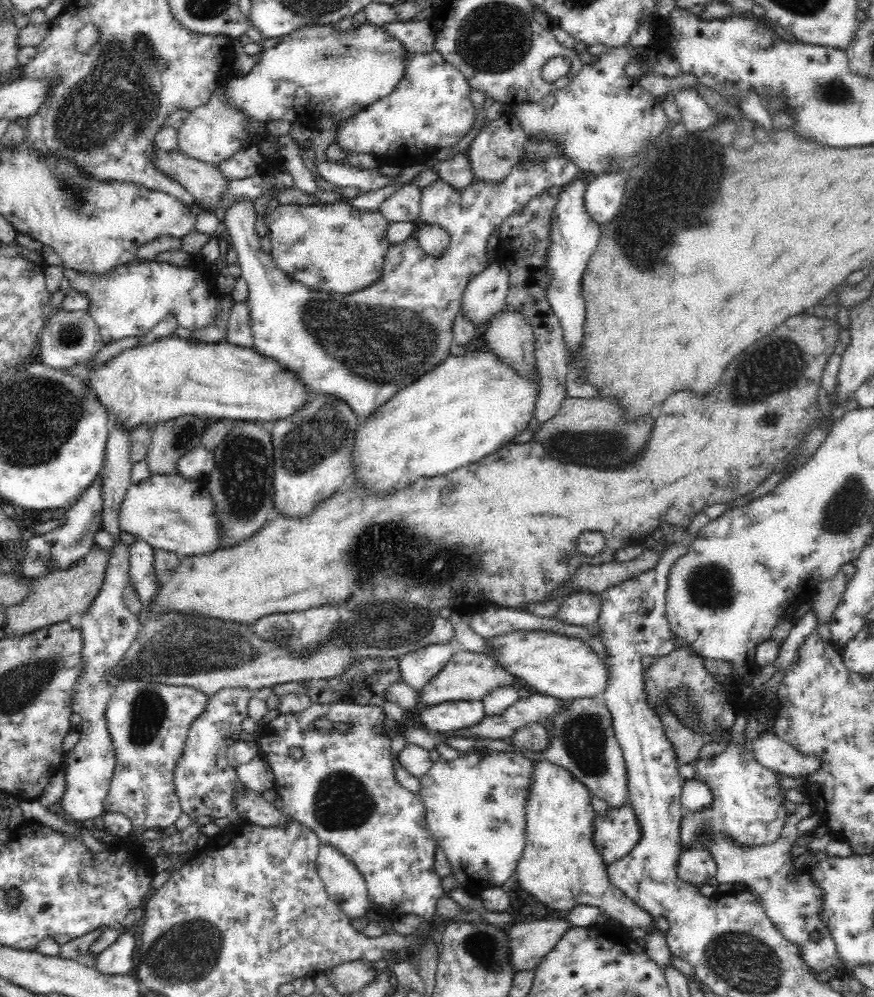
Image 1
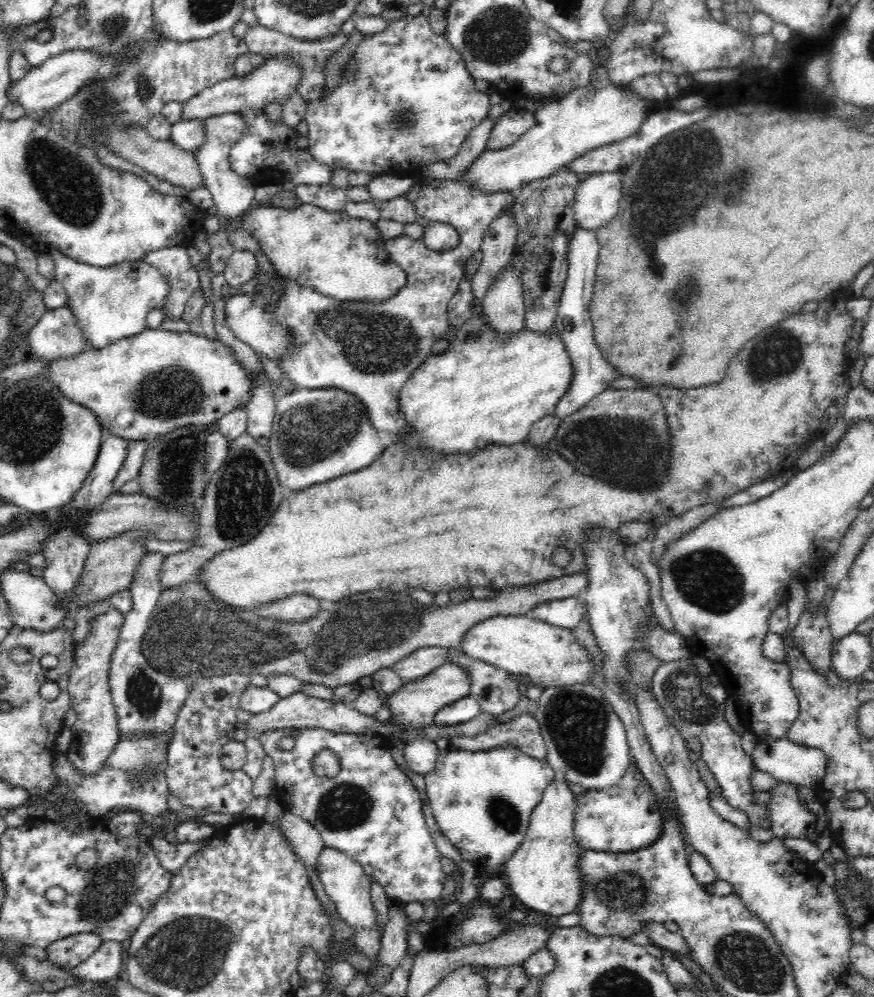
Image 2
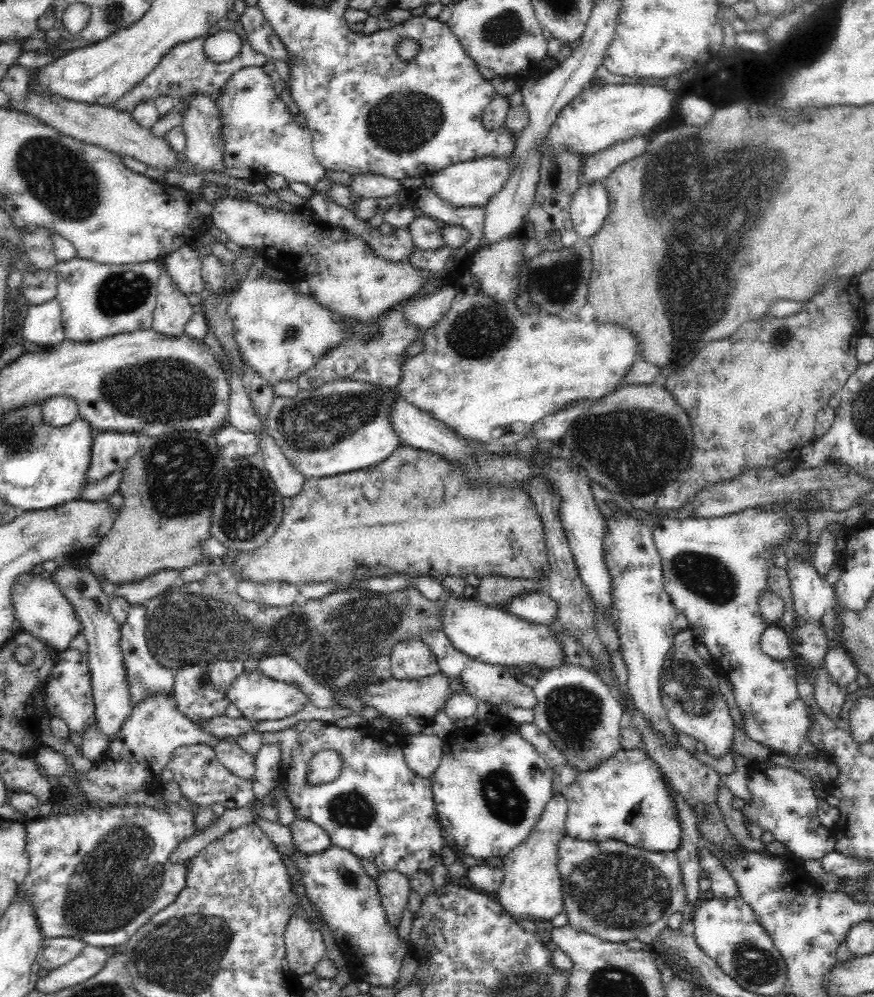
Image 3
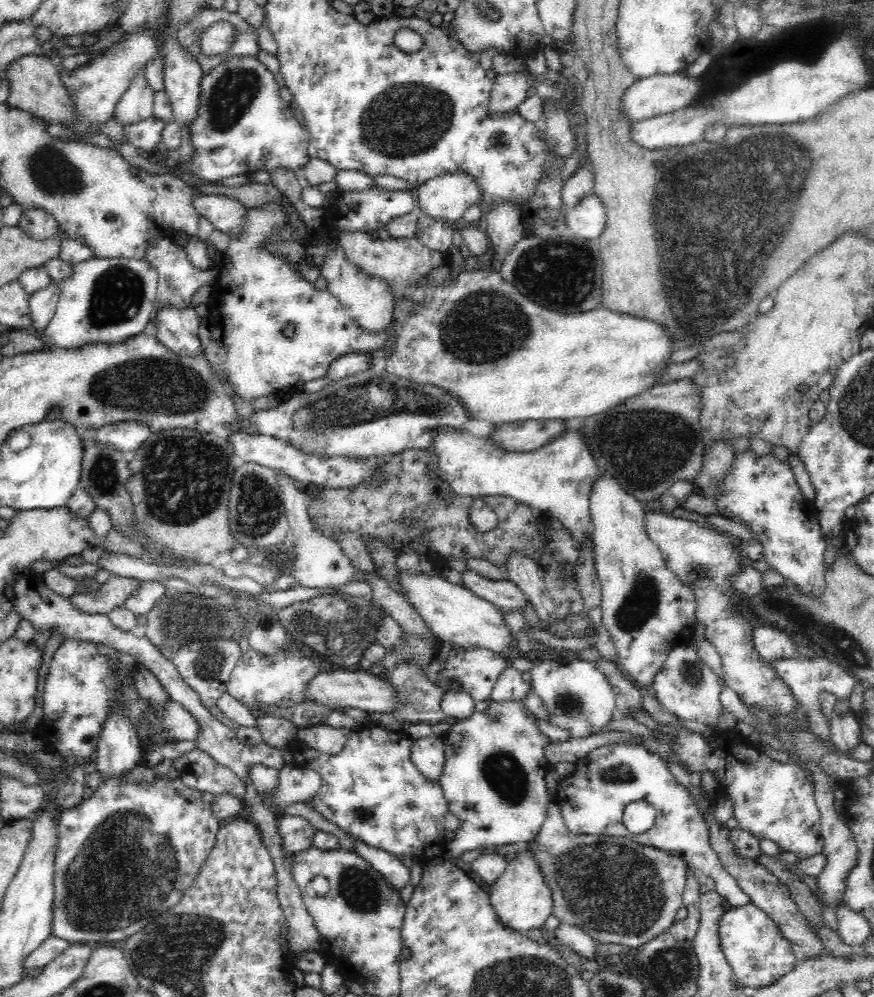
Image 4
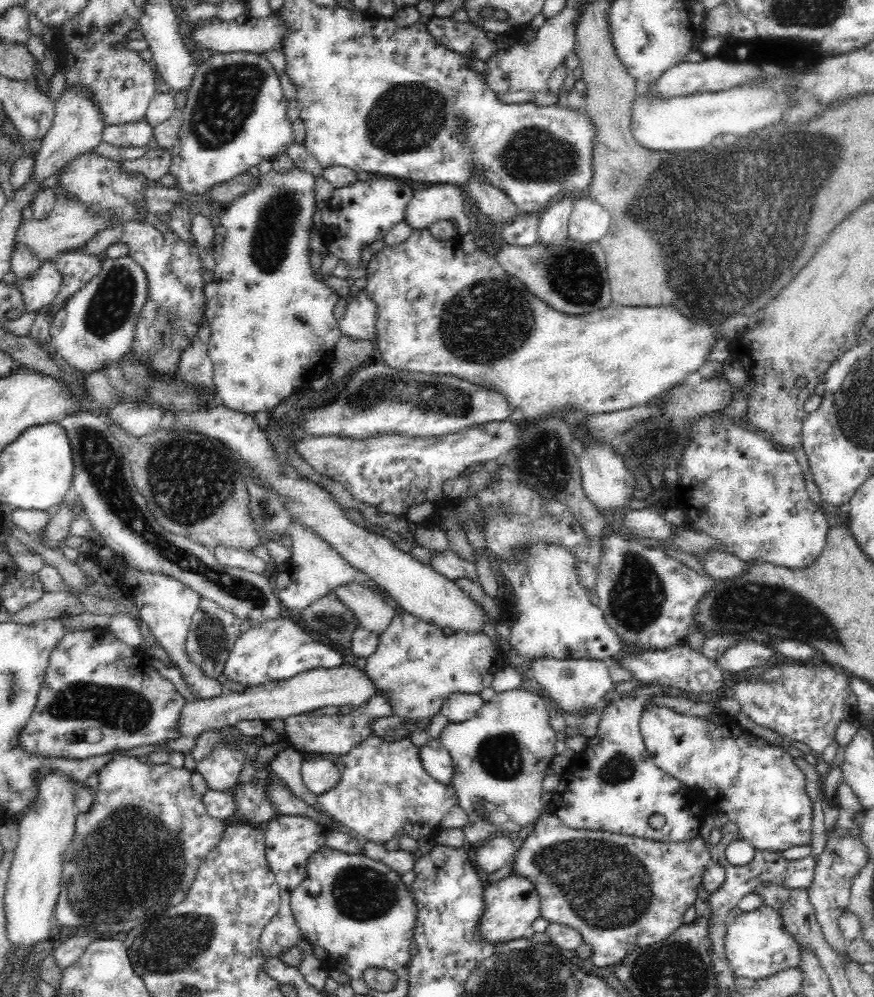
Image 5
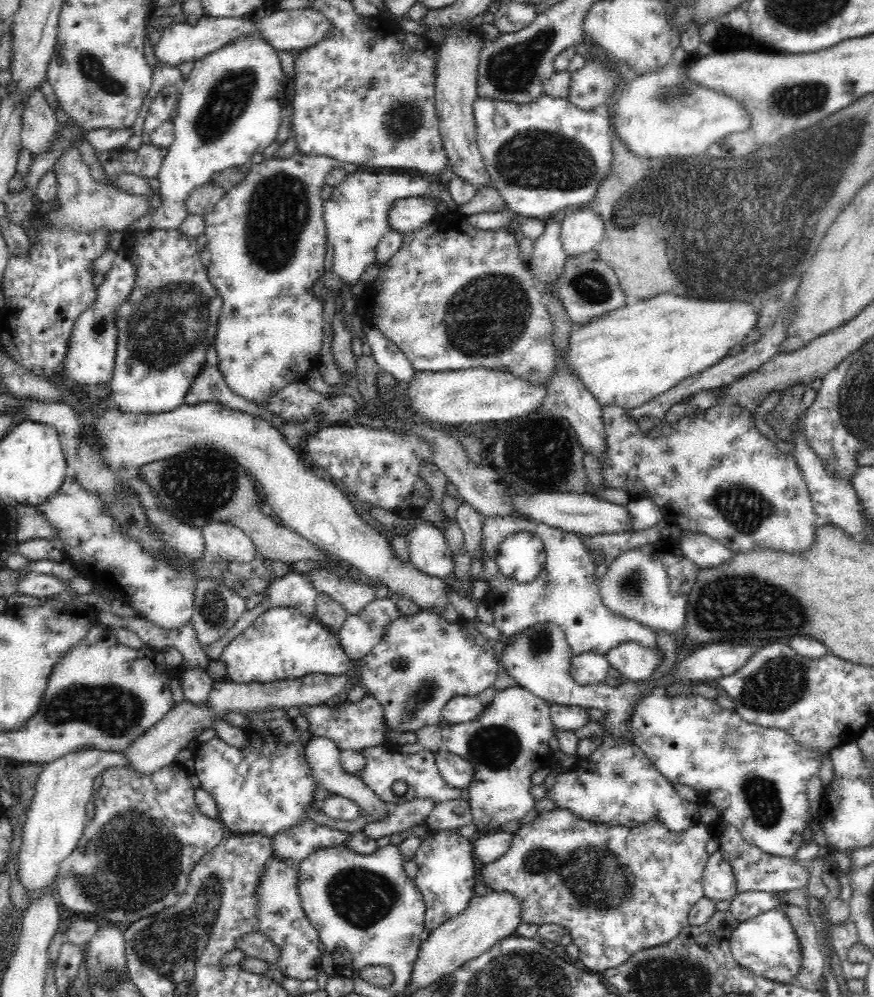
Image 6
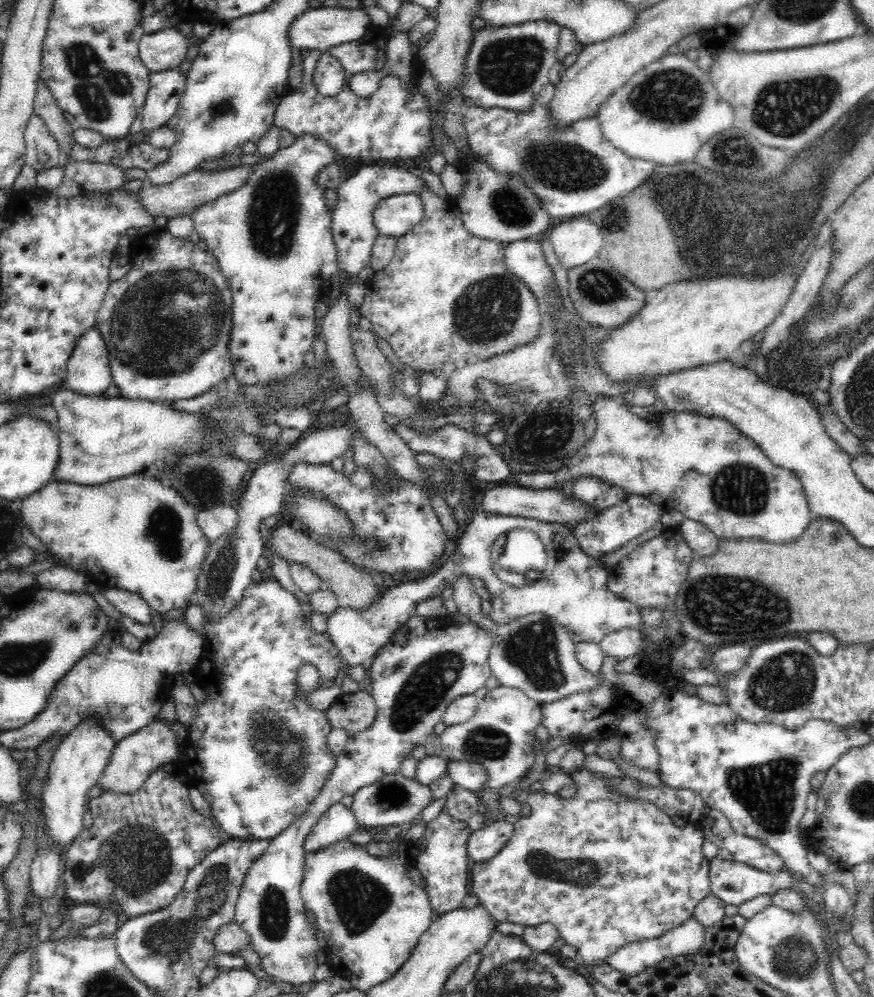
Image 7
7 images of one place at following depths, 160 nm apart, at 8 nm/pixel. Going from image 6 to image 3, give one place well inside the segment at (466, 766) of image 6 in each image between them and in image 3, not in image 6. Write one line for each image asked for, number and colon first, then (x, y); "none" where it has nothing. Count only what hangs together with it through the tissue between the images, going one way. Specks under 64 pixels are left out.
3: (423, 752)
4: (427, 754)
5: (435, 757)

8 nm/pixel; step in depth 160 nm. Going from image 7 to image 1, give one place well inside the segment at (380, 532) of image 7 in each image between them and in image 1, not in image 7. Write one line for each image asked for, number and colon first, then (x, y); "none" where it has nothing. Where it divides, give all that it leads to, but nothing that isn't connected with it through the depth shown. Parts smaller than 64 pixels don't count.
1: (583, 609)
2: (567, 613)
3: (536, 608)
4: (506, 596)
5: (449, 564)
6: (429, 552)

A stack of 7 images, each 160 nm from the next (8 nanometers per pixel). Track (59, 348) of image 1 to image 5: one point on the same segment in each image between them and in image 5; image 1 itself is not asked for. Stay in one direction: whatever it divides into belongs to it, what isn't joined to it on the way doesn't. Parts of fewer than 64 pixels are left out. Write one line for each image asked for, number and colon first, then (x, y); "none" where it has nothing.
2: (57, 335)
3: (43, 326)
4: (42, 304)
5: (40, 290)

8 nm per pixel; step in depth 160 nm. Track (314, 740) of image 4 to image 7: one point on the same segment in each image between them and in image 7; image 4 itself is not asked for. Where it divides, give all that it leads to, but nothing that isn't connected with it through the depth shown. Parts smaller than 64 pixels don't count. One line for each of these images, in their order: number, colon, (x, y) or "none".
5: (337, 734)
6: (355, 726)
7: (355, 713)

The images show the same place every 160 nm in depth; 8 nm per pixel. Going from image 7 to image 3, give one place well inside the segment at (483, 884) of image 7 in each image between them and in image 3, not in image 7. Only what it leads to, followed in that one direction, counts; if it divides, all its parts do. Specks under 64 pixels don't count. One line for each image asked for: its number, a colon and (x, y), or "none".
3: (618, 892)
4: (618, 891)
5: (622, 893)
6: (564, 870)

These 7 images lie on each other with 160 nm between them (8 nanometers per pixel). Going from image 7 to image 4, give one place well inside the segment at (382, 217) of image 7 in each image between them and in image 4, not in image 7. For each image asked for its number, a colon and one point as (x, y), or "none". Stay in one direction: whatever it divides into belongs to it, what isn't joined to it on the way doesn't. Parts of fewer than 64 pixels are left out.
4: (445, 197)
5: (445, 201)
6: (409, 214)

